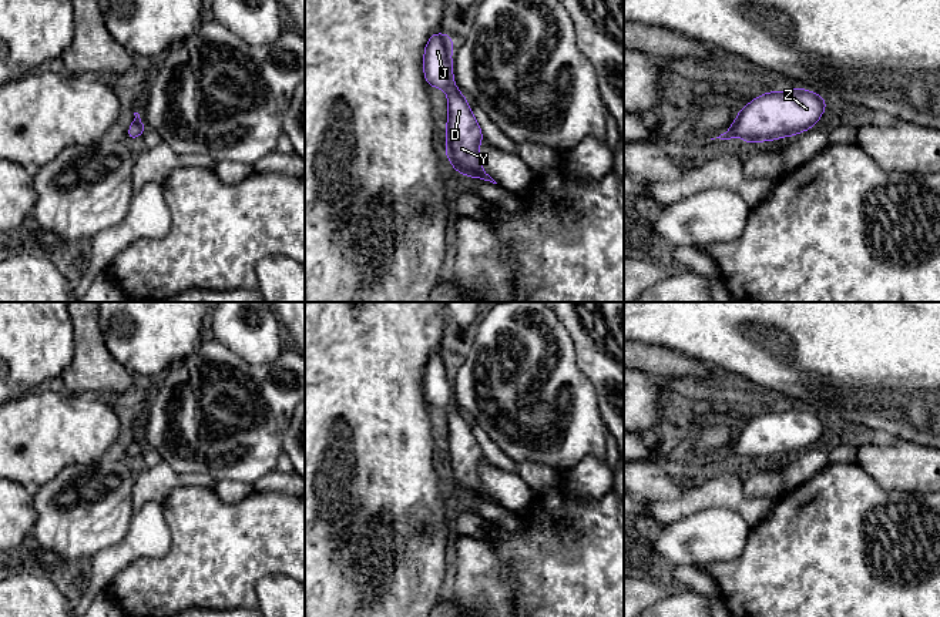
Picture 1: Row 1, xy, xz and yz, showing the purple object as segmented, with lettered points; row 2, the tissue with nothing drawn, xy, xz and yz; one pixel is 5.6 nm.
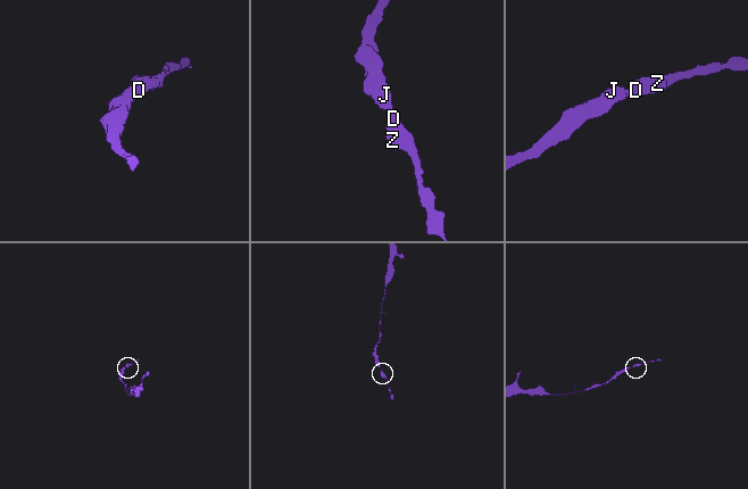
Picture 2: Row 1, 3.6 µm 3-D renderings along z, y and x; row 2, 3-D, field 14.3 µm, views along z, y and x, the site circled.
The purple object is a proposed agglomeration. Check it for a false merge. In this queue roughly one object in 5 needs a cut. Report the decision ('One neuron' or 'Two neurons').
One neuron

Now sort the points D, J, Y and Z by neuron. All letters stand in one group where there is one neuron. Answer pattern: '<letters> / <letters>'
D J Y Z

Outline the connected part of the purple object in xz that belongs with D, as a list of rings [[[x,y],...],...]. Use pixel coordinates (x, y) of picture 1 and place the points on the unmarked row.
[[[433,352],[424,366],[423,390],[429,406],[447,412],[446,475],[461,494],[497,503],[481,486],[479,466],[484,459],[466,416],[453,399],[453,356]]]

